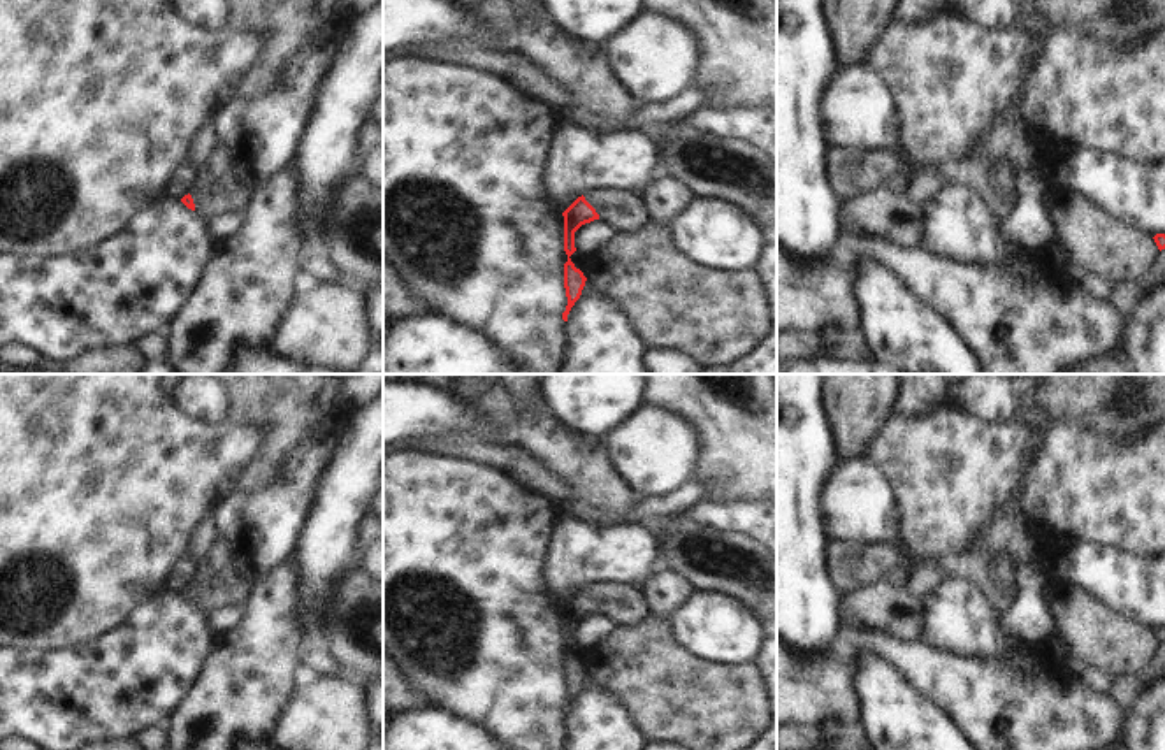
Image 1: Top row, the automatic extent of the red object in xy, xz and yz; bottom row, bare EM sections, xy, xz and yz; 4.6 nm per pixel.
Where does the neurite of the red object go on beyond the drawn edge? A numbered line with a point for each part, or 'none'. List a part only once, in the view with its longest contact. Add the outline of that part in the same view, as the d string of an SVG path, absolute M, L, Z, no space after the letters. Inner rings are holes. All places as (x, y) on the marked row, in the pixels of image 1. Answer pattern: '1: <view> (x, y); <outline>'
1: xz (624, 211); M590 188L585 200L596 209L599 220L617 234L633 234L650 221L641 195L622 188Z

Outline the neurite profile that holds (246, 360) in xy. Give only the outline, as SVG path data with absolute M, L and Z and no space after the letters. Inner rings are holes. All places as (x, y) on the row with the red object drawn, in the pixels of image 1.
M239 348L227 374L348 374L290 362L267 348Z

